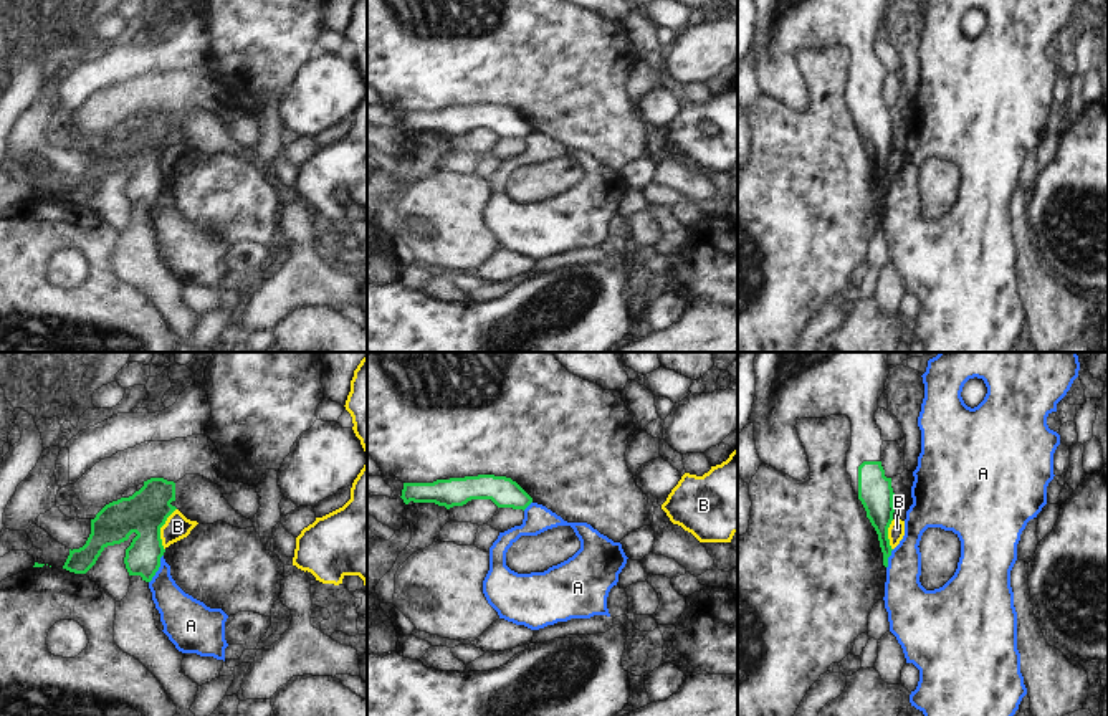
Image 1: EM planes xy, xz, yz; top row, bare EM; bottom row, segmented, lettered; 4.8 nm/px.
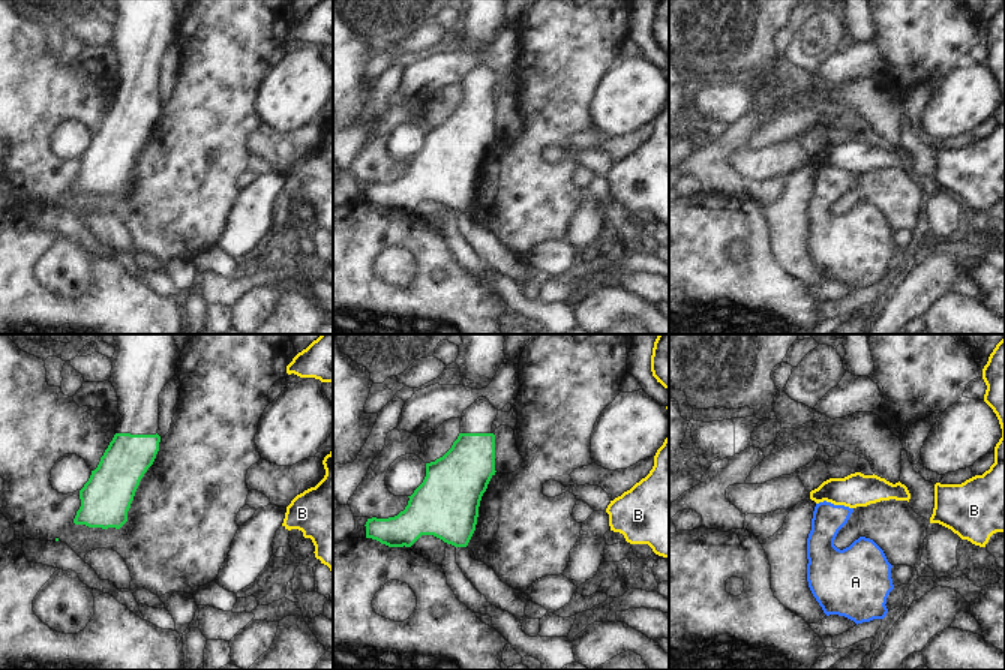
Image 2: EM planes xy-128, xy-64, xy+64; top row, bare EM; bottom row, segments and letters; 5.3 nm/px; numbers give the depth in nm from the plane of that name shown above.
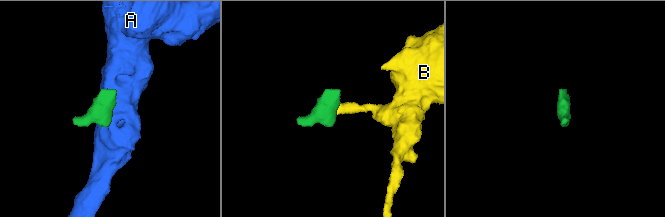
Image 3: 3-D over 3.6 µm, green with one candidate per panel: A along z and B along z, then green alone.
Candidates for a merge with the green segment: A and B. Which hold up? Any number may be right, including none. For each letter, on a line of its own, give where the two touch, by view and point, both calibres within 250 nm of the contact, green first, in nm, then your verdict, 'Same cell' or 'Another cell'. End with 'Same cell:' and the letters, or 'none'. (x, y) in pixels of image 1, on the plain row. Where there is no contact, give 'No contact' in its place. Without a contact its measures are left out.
A: Touches green at xy (157, 199). Thickness 180 nm (green) against 200 nm. Another cell
B: Touches green at xy (159, 159). Thickness 220 nm (green) against 120 nm. Another cell
Same cell: none

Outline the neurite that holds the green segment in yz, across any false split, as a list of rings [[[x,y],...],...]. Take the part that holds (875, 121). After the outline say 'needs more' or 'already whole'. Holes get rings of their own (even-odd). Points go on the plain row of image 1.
[[[756,0],[756,26],[751,53],[754,55],[756,79],[762,93],[802,111],[809,106],[809,86],[797,64],[800,48],[827,48],[847,45],[852,51],[852,76],[847,81],[847,103],[852,117],[862,131],[867,147],[875,157],[883,182],[883,195],[888,197],[891,175],[888,157],[893,150],[891,107],[881,96],[881,60],[875,51],[878,28],[885,21],[890,0]]]; needs more

